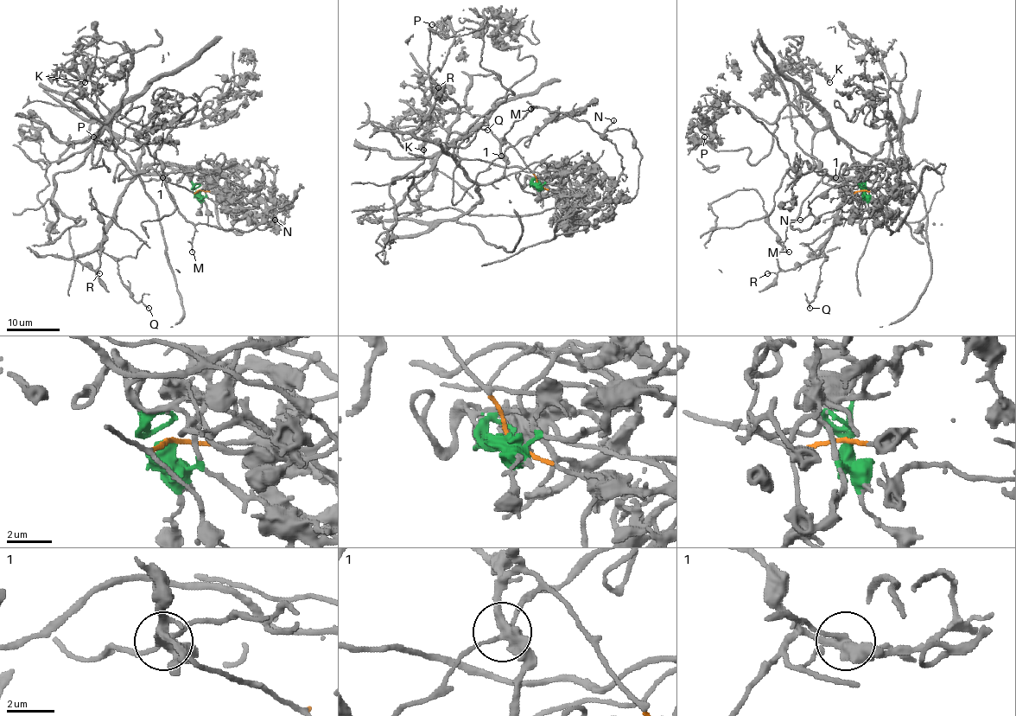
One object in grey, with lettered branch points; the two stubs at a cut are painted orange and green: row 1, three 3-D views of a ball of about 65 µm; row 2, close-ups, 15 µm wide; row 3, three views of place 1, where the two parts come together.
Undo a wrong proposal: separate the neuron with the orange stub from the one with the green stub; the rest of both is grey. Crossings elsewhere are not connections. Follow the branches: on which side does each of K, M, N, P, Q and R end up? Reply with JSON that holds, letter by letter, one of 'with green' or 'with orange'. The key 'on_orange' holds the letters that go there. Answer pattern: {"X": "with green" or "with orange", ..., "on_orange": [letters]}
{"K": "with green", "M": "with orange", "N": "with orange", "P": "with green", "Q": "with orange", "R": "with orange", "on_orange": ["M", "N", "Q", "R"]}

